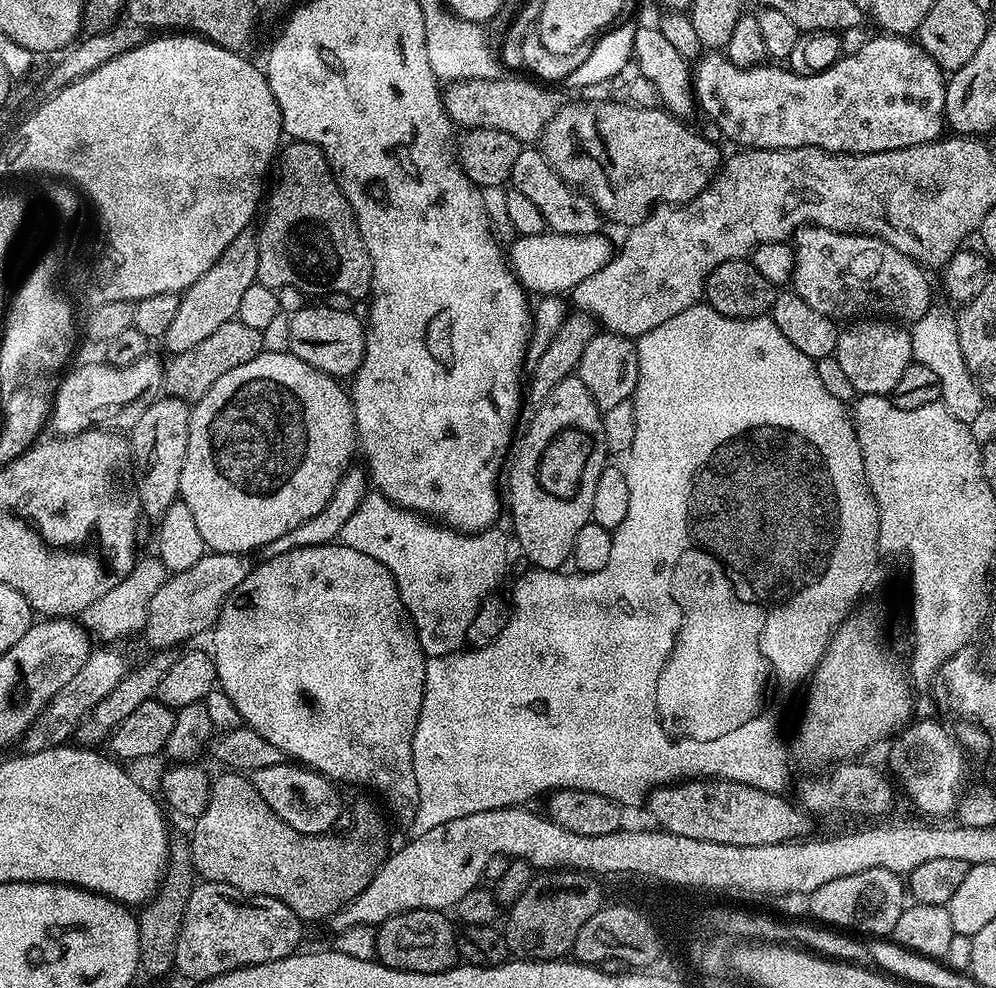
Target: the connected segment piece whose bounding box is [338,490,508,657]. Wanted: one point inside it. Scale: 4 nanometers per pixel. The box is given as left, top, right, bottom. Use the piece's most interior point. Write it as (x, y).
(443, 575)

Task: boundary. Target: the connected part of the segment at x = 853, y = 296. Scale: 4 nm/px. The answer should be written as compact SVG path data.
M809 226L795 233L794 247L796 265L791 287L809 306L814 306L818 314L826 314L833 318L860 318L865 314L871 314L873 317L887 318L892 322L915 322L933 307L932 288L924 277L925 269L906 254L902 254L902 250L894 250L894 246L890 246L879 236L835 232L829 228Z

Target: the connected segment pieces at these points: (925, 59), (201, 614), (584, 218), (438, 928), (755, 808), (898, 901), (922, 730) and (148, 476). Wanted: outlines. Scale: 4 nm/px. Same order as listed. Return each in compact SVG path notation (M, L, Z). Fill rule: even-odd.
M878 35L866 41L857 52L841 55L834 66L809 76L799 76L784 66L734 66L723 51L709 51L694 64L692 91L695 103L699 111L701 108L716 123L717 130L726 139L748 150L814 146L827 152L850 152L857 156L929 144L932 140L941 139L946 132L945 73L925 54L919 43L903 35Z
M209 551L201 560L194 562L190 570L182 570L169 575L168 581L161 586L158 594L150 598L150 610L146 614L146 626L142 639L152 650L168 650L172 644L192 640L195 636L207 633L216 627L226 598L244 579L251 574L254 564L247 555L235 552Z
M521 147L518 162L514 162L510 184L515 191L526 194L526 198L530 198L530 202L534 202L538 210L542 210L542 218L551 231L561 232L567 236L591 236L601 231L602 216L596 205L583 192L566 183L552 169L539 147ZM586 206L589 206L588 214L584 214Z
M419 908L403 912L397 916L386 918L375 929L376 955L375 959L387 968L399 972L449 972L457 967L459 948L456 945L457 930L447 920L443 911L435 908Z
M693 778L652 789L646 809L663 831L682 834L682 838L698 838L726 846L766 846L799 841L808 828L809 817L804 809L784 798L733 780Z
M861 870L858 874L846 874L846 878L834 878L834 882L826 882L826 886L818 886L807 900L811 919L821 925L852 934L865 932L868 938L888 938L906 907L906 884L890 870Z
M933 718L909 723L908 727L899 733L898 738L891 741L892 753L888 756L888 764L896 771L895 779L904 783L913 806L922 815L951 817L965 791L964 775L968 772L969 757L953 729L951 732L938 721L939 719Z
M167 394L161 395L146 410L146 414L142 414L142 418L138 418L138 422L130 430L130 460L136 464L136 492L135 499L139 501L141 513L145 517L159 518L162 513L168 509L180 495L180 479L182 478L182 466L186 462L186 446L190 438L190 418L192 417L192 409L189 401L178 400Z

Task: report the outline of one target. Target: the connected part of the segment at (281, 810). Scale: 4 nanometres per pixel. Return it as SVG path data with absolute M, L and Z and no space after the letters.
M296 762L271 764L262 770L251 773L252 784L262 794L262 798L294 830L307 836L319 836L327 833L328 828L340 816L340 796L336 793L337 785L319 772L313 772L307 766Z

